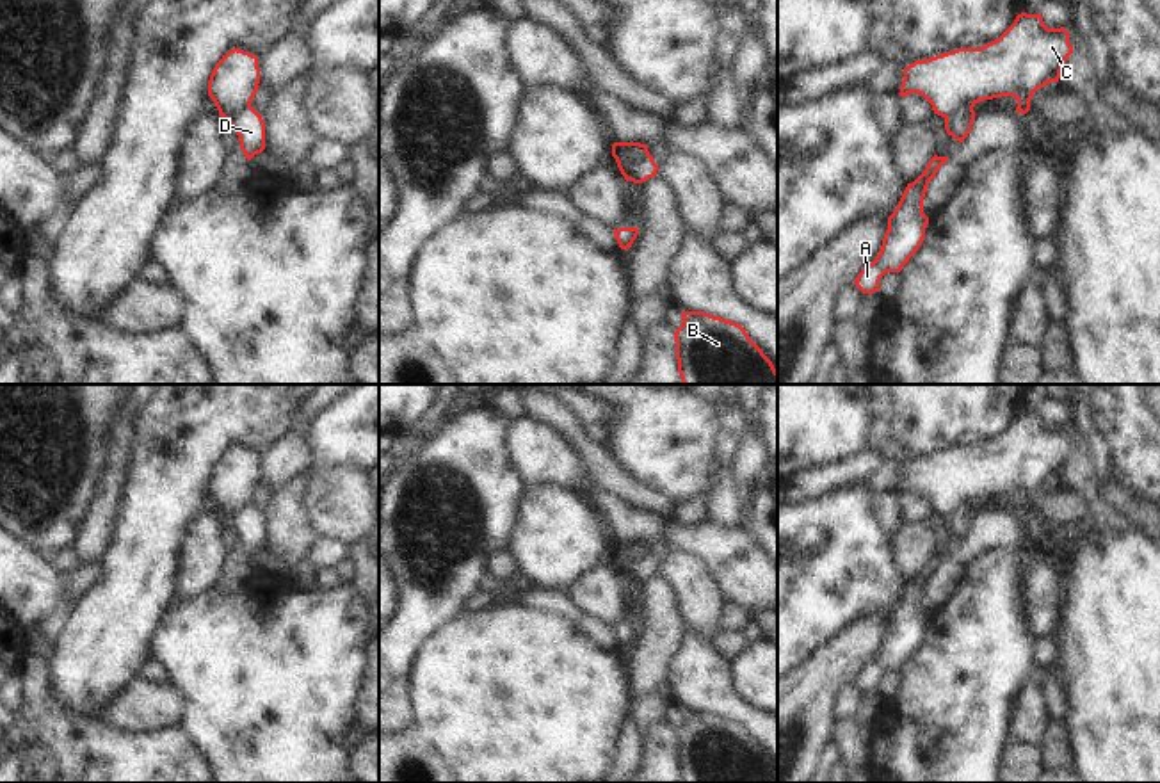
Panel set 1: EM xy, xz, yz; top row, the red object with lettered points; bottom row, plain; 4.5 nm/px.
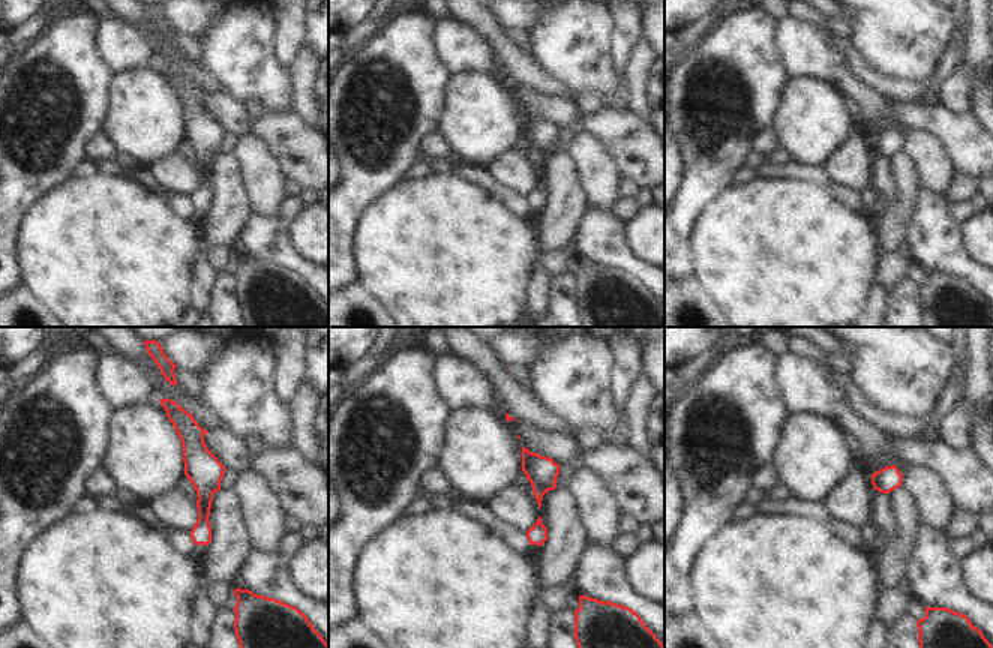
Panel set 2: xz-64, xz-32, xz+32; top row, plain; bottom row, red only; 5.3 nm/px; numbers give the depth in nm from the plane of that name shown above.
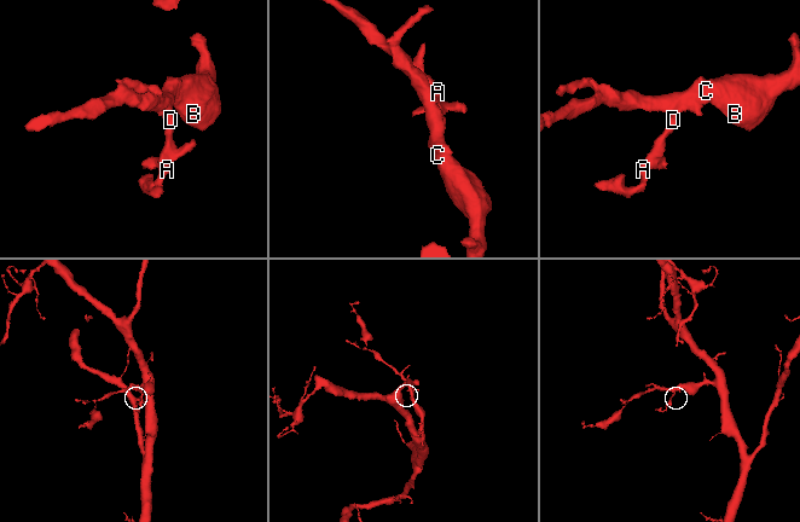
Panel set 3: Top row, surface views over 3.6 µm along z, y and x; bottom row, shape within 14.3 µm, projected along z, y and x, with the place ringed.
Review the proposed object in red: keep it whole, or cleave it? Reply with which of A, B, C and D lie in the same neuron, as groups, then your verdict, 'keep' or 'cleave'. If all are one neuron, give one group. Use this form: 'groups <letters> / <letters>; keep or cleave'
groups A D / B C; cleave

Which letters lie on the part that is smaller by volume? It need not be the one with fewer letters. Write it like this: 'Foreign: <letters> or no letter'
Foreign: A, D

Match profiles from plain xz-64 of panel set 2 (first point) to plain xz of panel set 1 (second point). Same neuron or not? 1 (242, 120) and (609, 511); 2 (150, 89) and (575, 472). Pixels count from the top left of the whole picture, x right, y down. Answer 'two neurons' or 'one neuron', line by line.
1: one neuron
2: two neurons

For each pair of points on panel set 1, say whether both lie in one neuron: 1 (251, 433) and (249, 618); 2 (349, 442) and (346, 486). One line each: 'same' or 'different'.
1: different
2: different

